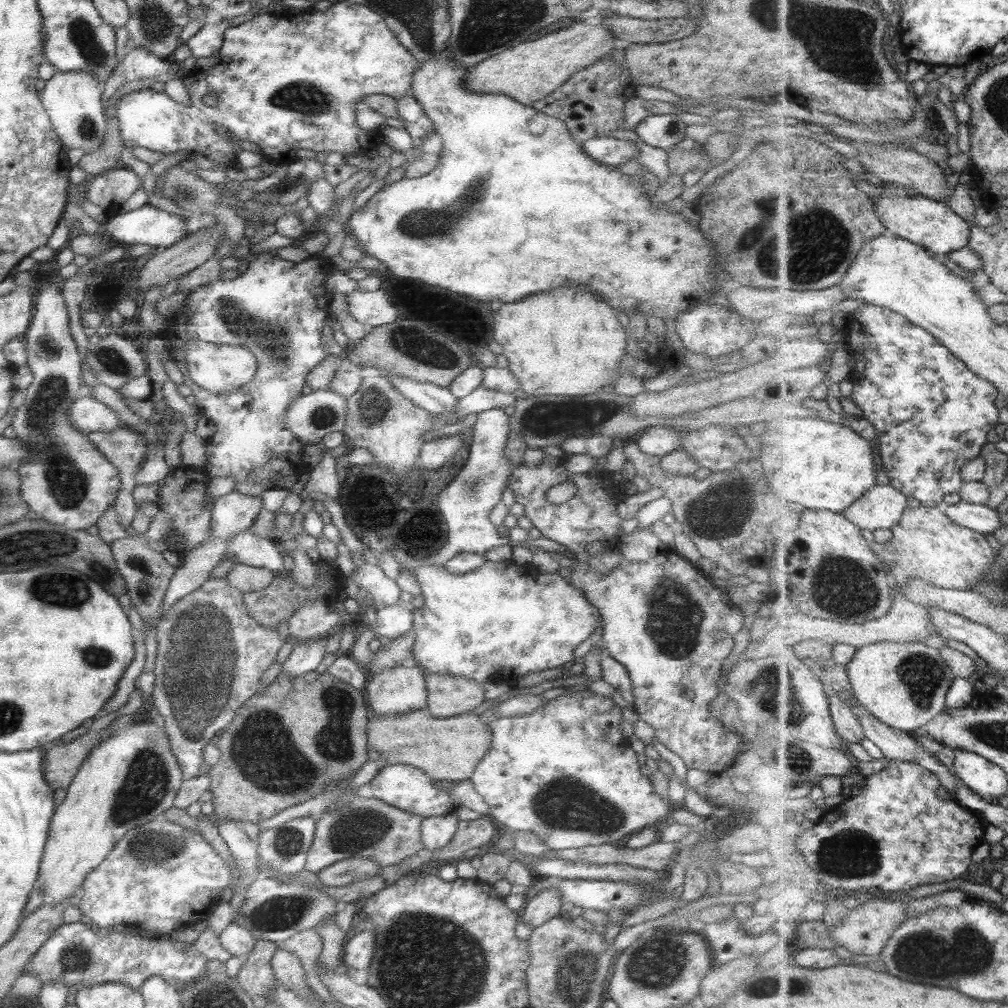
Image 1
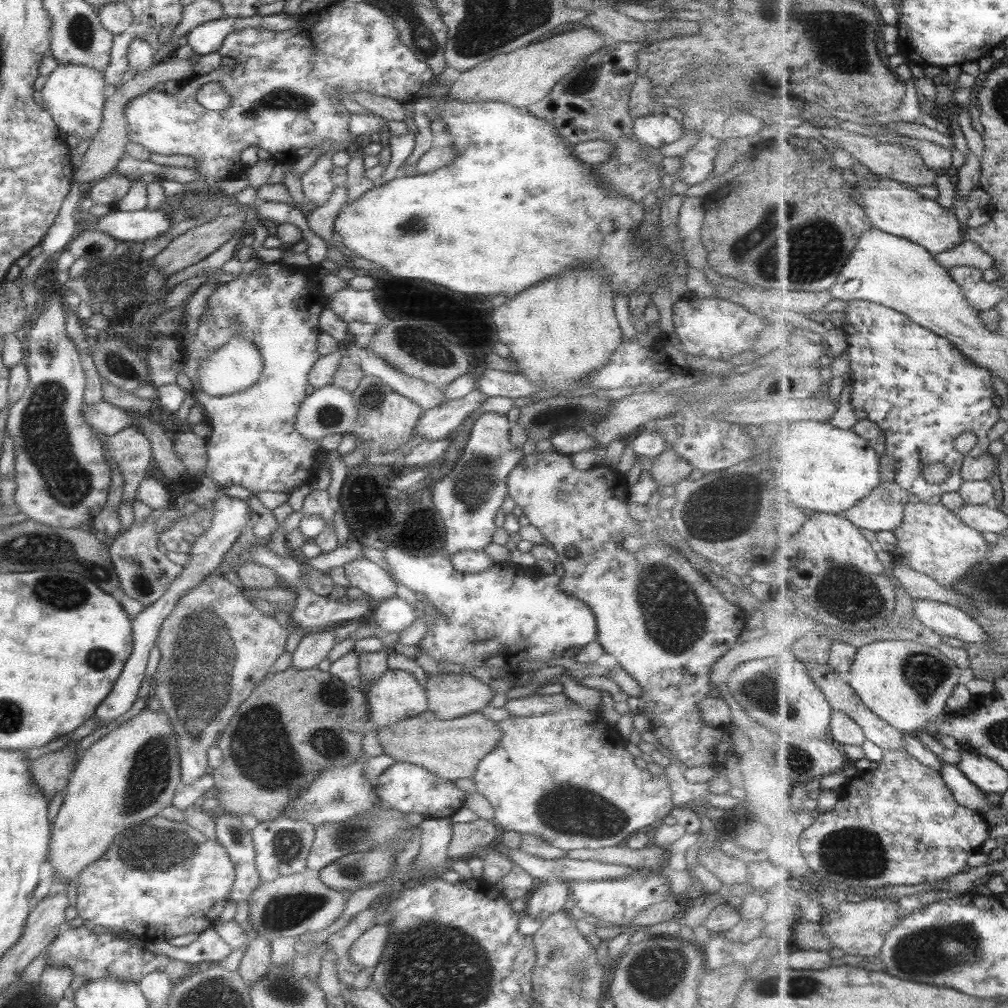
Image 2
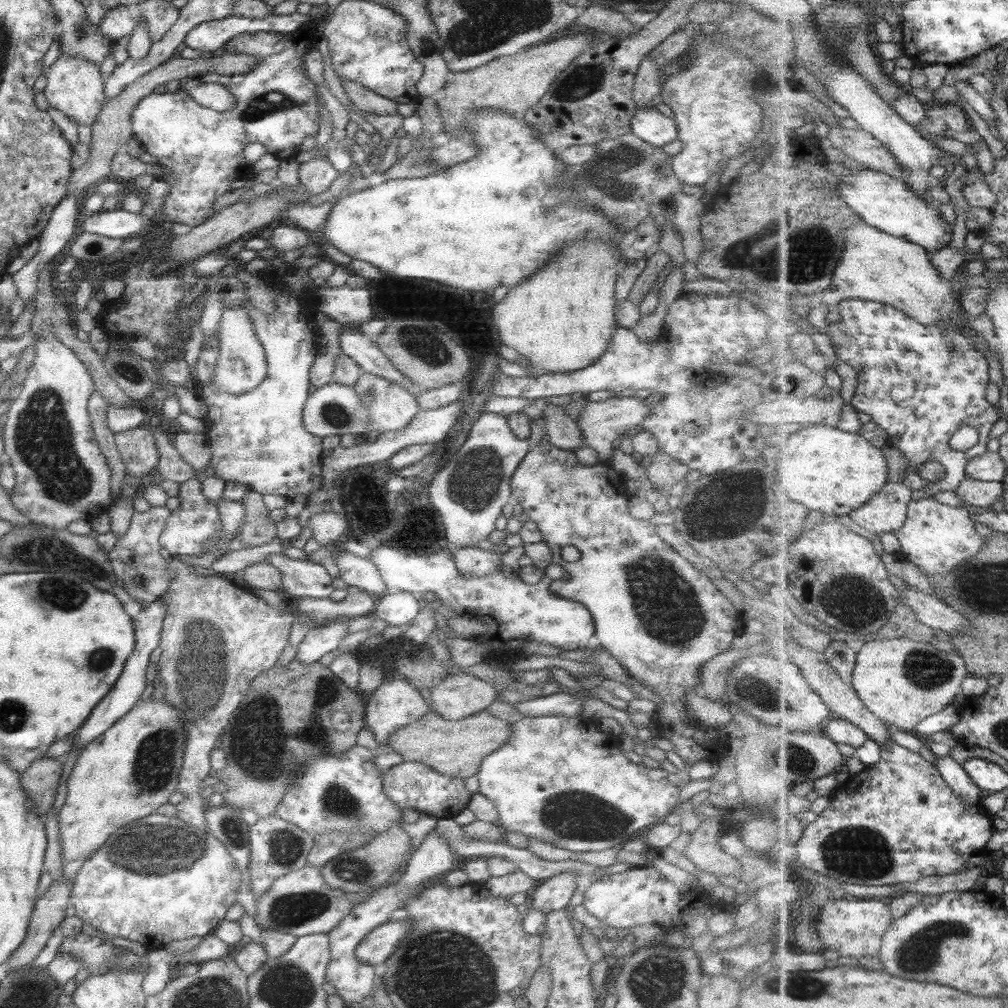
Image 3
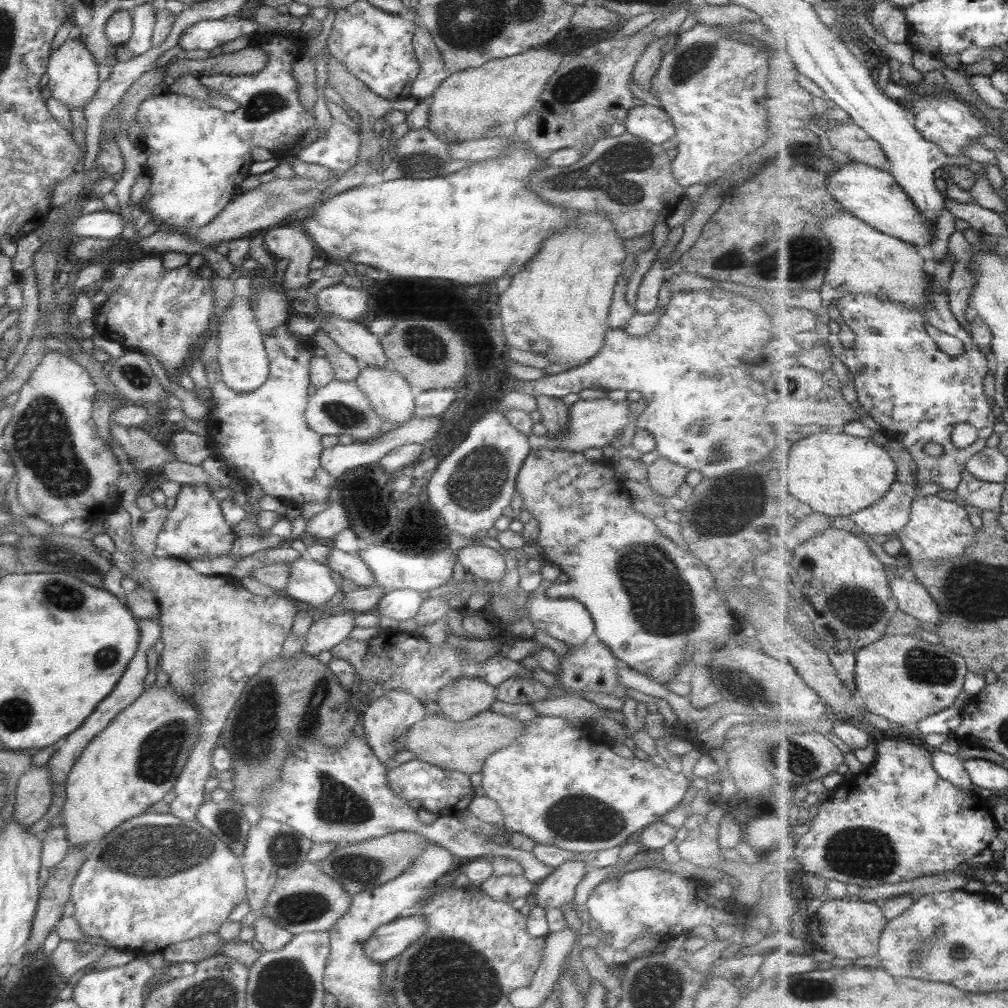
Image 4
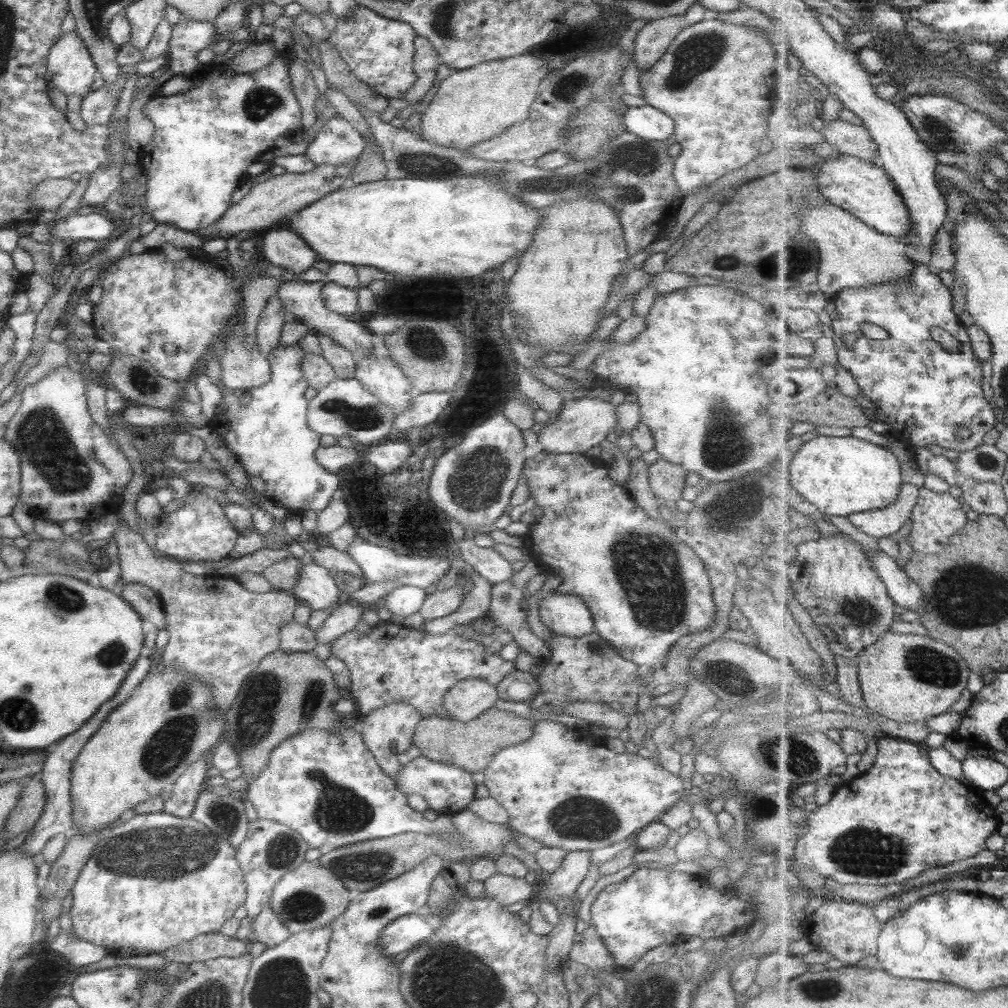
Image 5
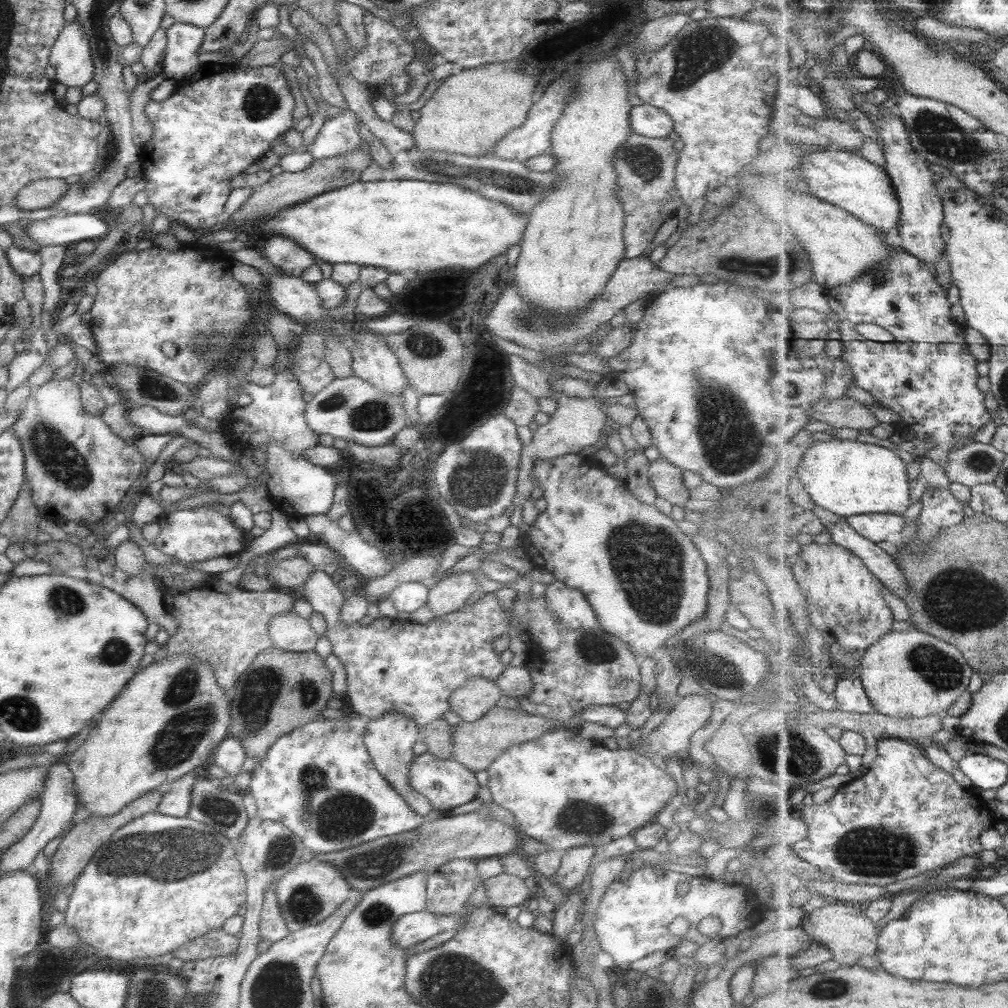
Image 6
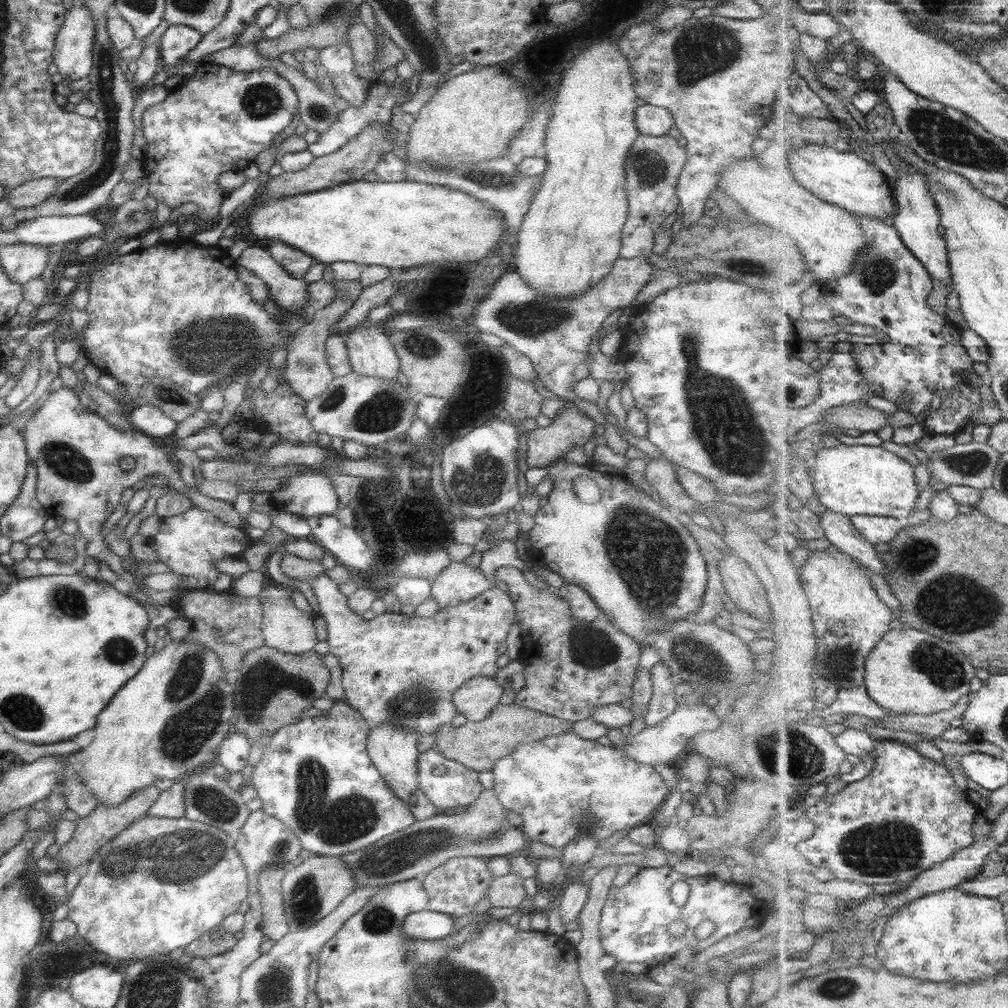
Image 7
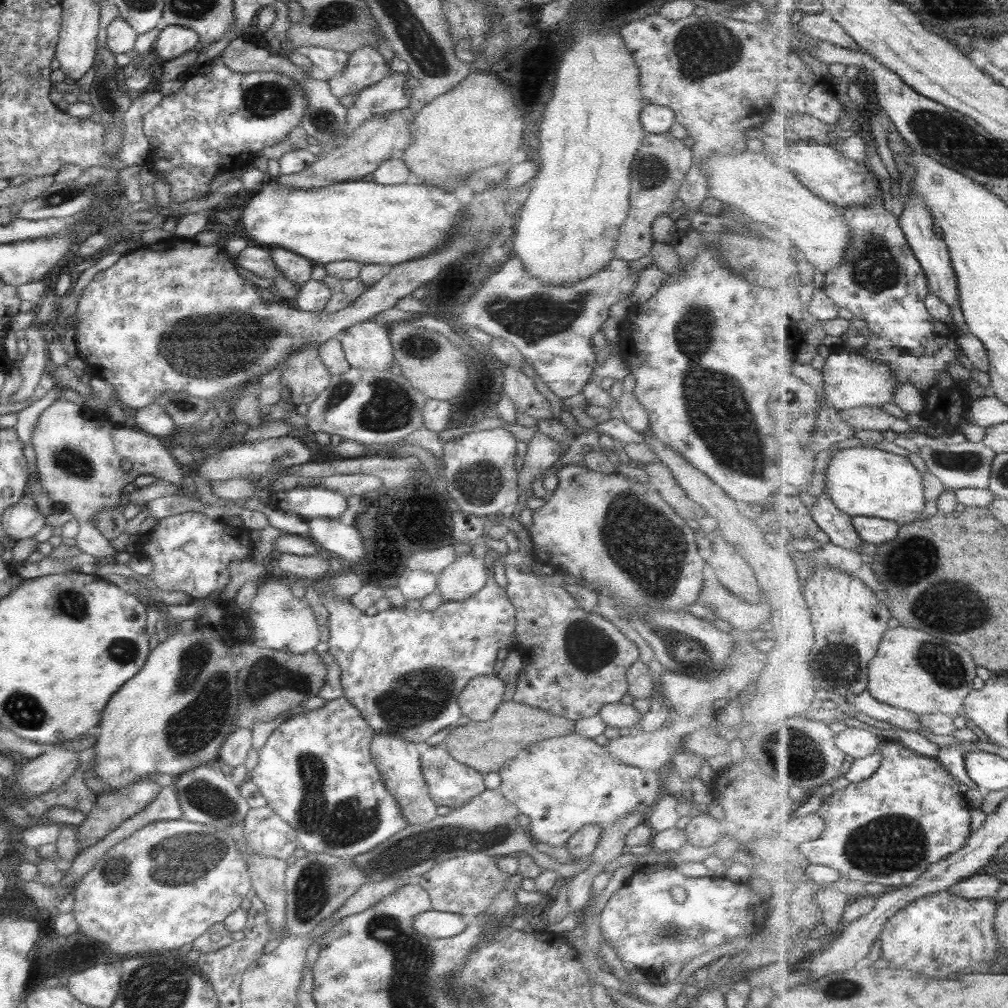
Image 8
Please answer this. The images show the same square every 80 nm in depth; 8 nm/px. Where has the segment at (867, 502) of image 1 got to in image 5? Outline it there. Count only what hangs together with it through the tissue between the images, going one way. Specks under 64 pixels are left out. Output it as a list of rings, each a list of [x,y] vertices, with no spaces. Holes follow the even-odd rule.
[[[905,483],[901,487],[899,500],[883,510],[869,510],[869,512],[854,513],[848,516],[849,520],[869,534],[869,538],[887,538],[899,532],[909,519],[912,519],[913,510],[919,502],[922,488]]]

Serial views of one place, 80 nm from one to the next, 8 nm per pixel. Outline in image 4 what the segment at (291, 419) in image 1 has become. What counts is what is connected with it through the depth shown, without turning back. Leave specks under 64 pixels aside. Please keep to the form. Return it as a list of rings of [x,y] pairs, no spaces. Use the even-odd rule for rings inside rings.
[[[331,380],[316,389],[308,396],[304,419],[309,430],[319,436],[349,435],[353,442],[365,443],[383,434],[380,416],[369,406],[354,381]]]

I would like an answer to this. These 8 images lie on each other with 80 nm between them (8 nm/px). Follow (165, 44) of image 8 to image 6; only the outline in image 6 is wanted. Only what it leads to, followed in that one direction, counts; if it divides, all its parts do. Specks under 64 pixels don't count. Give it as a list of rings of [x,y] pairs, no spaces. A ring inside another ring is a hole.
[[[174,22],[165,29],[167,40],[159,68],[167,79],[180,83],[199,67],[197,55],[203,32],[197,26],[179,22]]]

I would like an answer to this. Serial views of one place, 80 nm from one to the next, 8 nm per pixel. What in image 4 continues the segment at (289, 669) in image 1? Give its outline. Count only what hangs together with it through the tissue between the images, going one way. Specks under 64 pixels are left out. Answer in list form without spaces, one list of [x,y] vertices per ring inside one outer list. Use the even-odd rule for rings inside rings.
[[[332,611],[313,621],[304,636],[302,653],[316,657],[319,652],[331,650],[339,642],[348,640],[355,616],[352,612]]]

